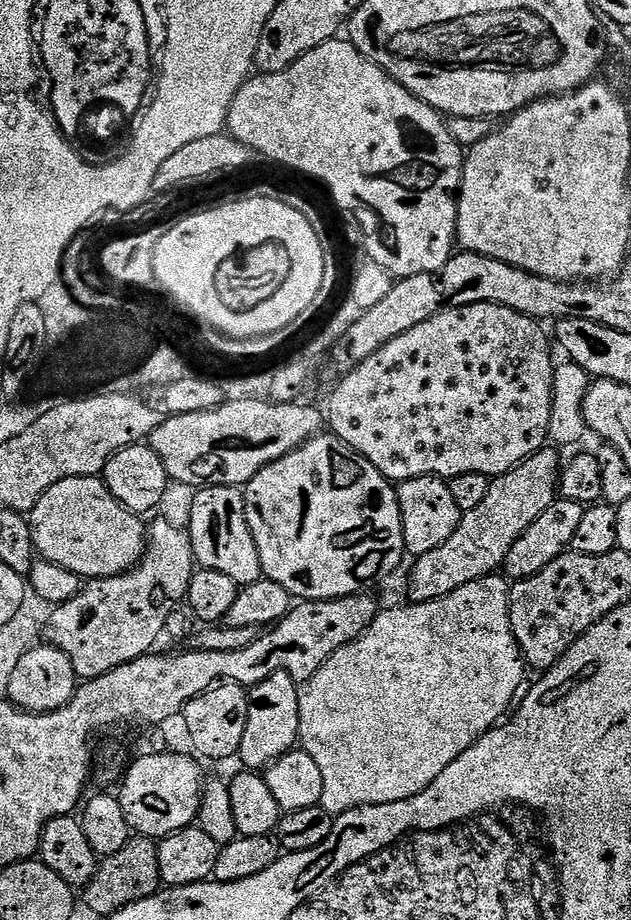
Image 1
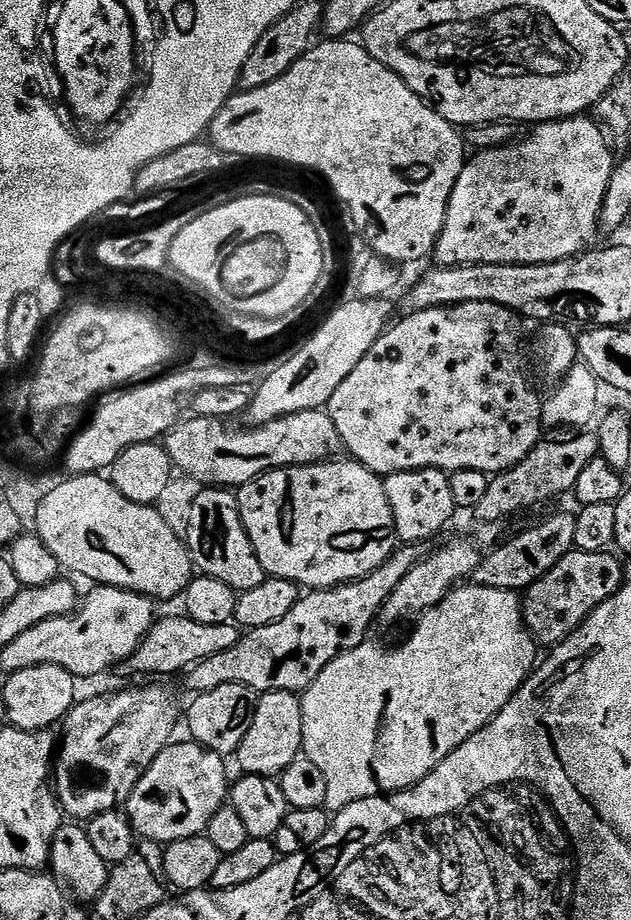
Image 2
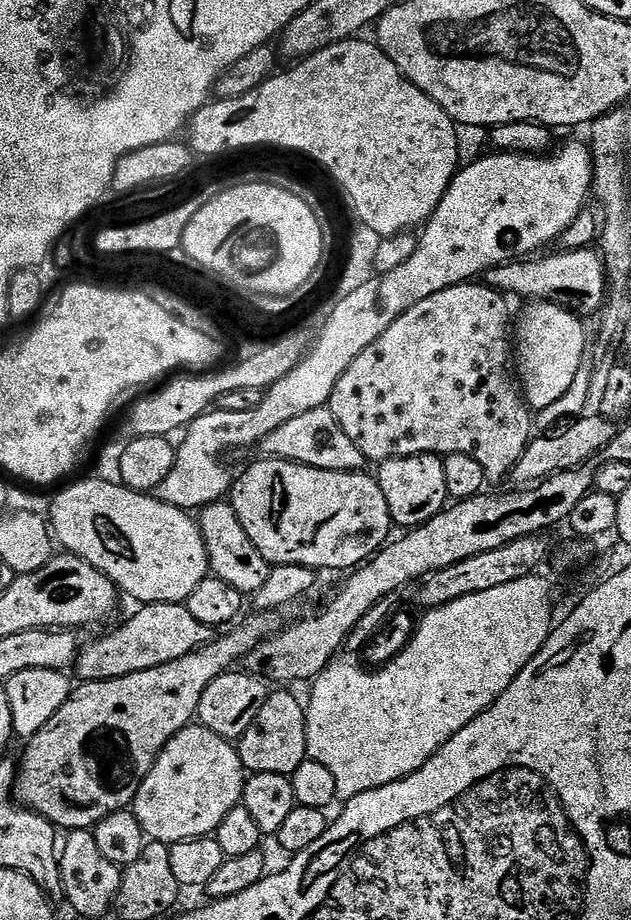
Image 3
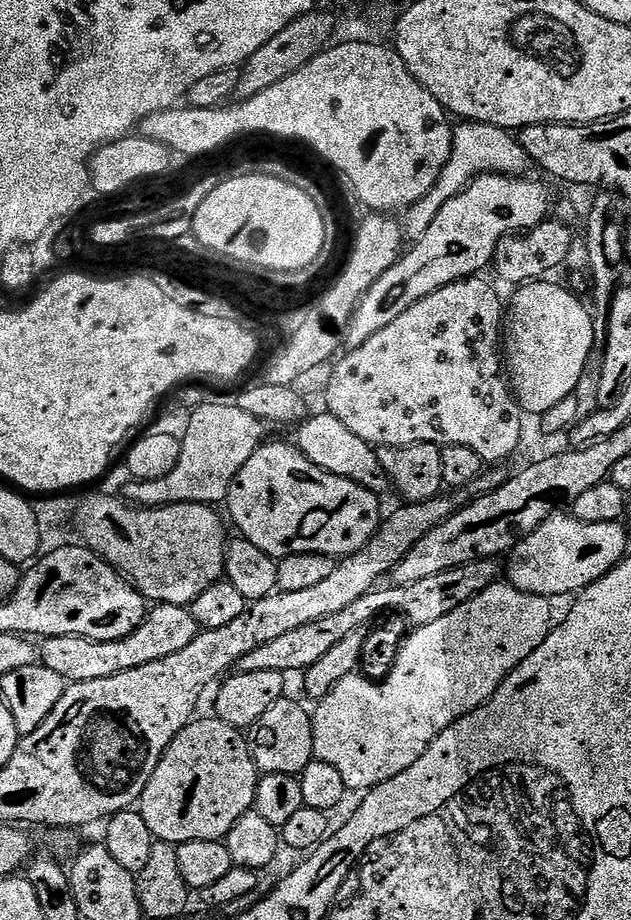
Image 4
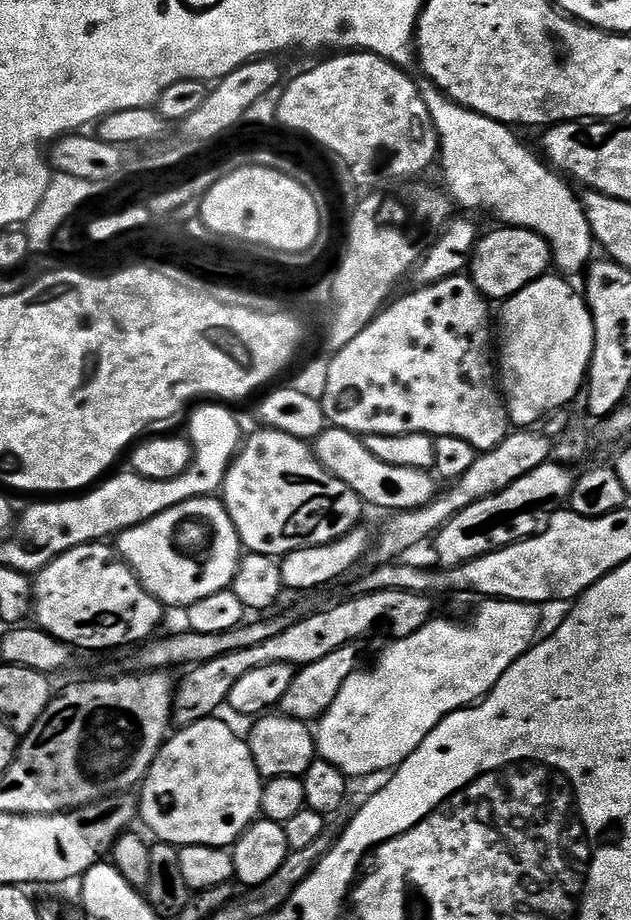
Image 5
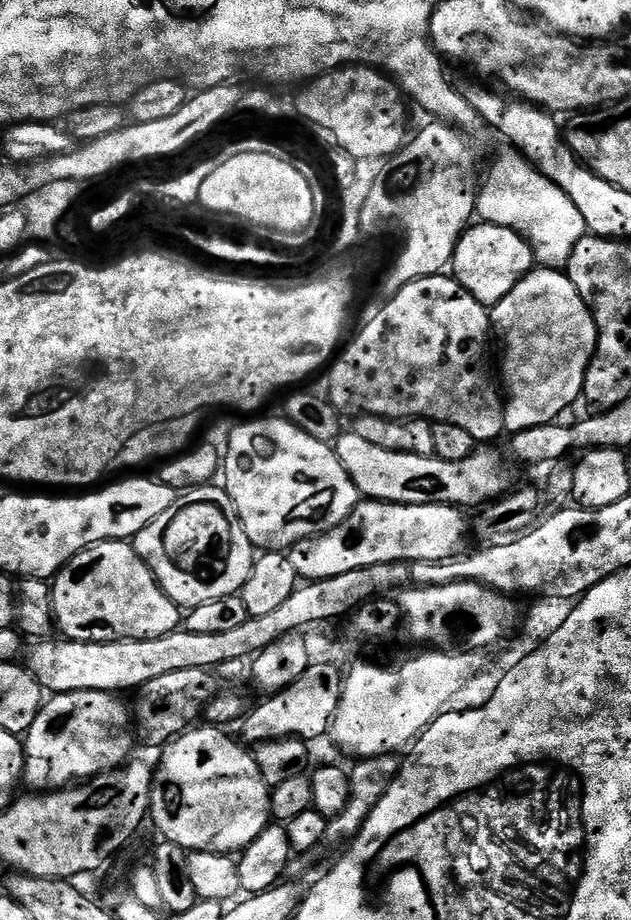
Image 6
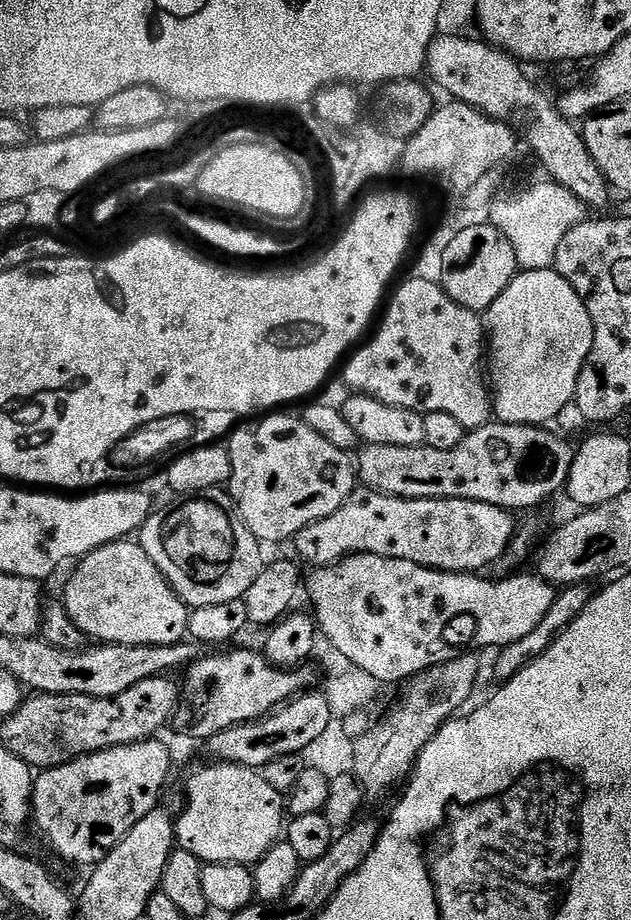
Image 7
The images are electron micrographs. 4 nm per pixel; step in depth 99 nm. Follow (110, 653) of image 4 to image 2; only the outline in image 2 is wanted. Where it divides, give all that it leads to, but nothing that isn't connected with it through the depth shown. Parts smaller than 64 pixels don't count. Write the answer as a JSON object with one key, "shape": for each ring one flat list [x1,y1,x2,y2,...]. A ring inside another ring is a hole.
{"shape":[[186,614,180,616,161,615,149,628,132,655,123,661,122,668,128,672,137,672,140,678,164,678,175,672,183,673,206,658,214,658,214,654,223,654,230,650,241,638,242,632,235,623,206,626,202,622,194,622]]}

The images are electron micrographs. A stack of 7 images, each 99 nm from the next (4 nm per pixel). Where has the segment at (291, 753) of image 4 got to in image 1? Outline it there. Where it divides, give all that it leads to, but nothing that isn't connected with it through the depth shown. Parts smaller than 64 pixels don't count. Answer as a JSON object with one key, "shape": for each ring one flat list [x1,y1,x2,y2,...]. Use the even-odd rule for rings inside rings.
{"shape":[[279,672,270,674,260,684,251,685,248,694,248,713,246,714,246,734,242,734,242,746,238,753,243,767,248,770,264,770,278,758,282,758,288,752,297,747,300,738,300,727,298,726,298,694,300,689,297,681,290,678,290,674]]}

